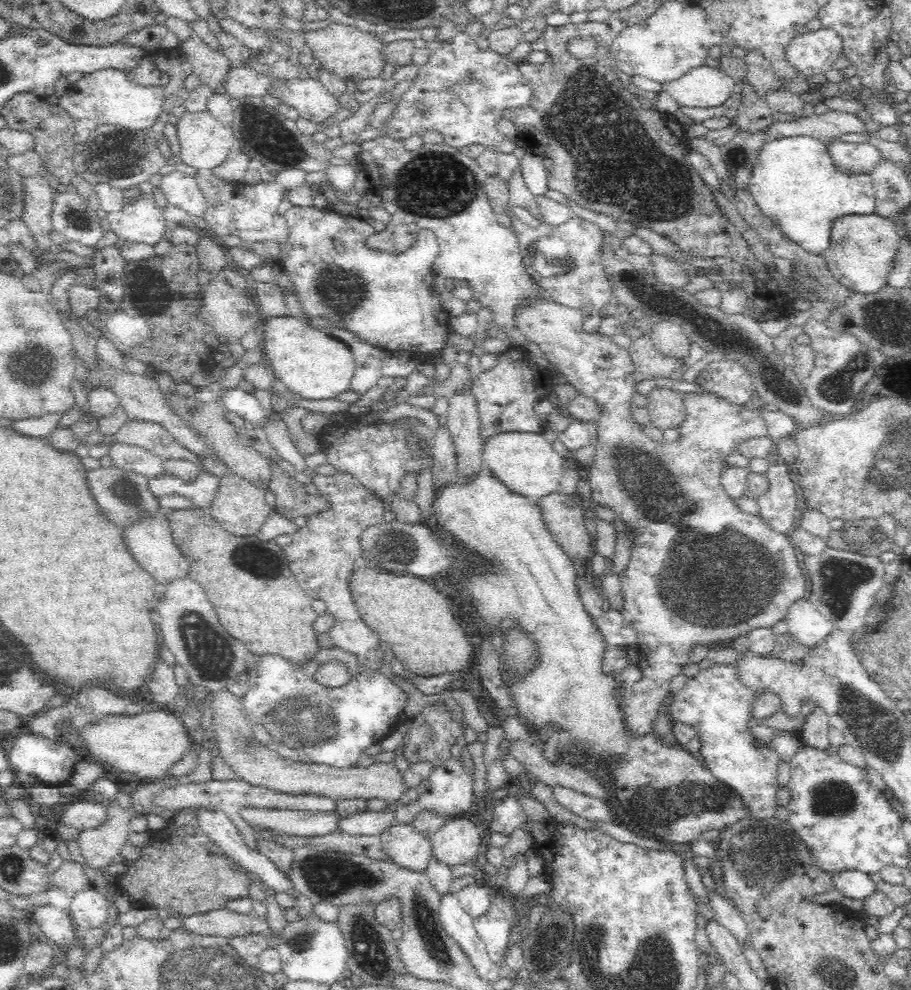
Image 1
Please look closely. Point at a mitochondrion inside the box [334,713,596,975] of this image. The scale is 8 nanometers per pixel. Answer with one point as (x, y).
(433, 945)

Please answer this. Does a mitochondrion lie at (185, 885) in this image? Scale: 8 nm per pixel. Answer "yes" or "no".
no

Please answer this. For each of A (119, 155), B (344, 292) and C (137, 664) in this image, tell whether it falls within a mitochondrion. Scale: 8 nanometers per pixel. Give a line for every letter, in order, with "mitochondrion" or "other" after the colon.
A: mitochondrion
B: mitochondrion
C: other

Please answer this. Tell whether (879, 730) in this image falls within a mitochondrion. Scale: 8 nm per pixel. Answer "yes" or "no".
yes

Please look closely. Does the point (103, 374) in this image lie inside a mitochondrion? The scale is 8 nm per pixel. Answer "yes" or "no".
no

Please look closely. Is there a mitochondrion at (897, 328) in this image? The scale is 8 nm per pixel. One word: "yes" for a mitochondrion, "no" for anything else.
yes

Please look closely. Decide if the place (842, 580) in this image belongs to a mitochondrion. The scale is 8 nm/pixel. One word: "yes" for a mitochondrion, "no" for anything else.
yes

